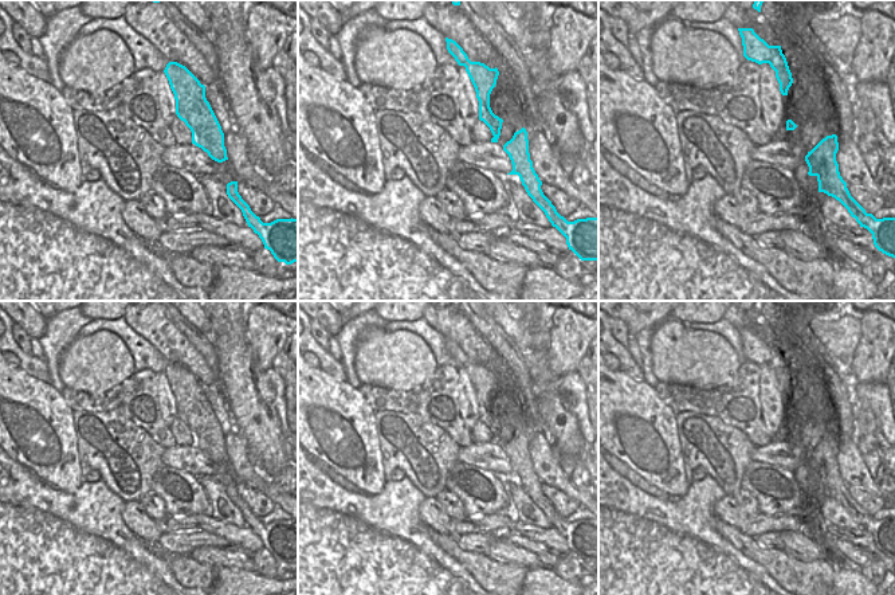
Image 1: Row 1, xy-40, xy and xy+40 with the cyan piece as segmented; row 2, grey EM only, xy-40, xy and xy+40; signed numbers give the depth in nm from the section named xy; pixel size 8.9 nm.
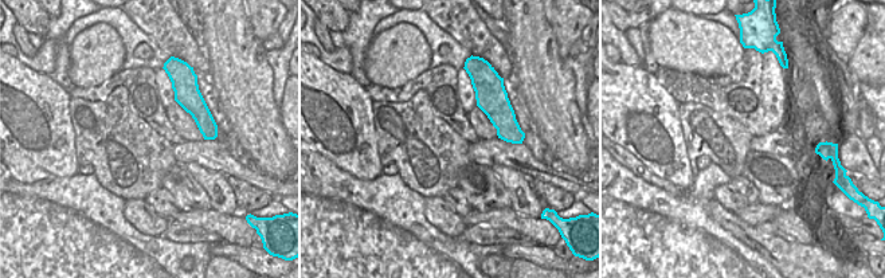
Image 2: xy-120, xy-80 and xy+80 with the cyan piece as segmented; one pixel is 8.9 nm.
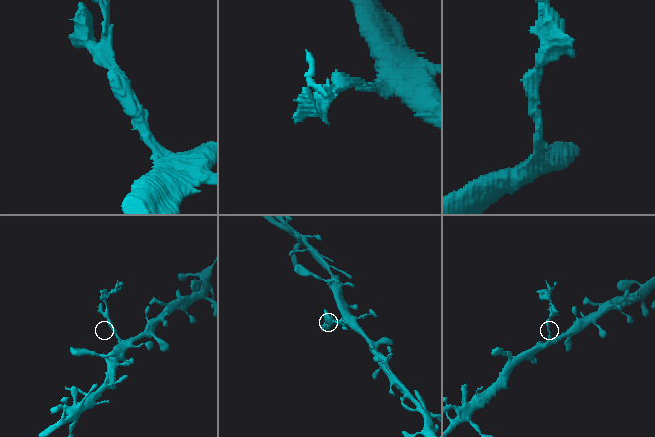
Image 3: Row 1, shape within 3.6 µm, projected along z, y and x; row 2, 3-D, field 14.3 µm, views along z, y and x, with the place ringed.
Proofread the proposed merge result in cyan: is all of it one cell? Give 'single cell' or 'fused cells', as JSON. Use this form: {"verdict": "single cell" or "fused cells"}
{"verdict": "fused cells"}

